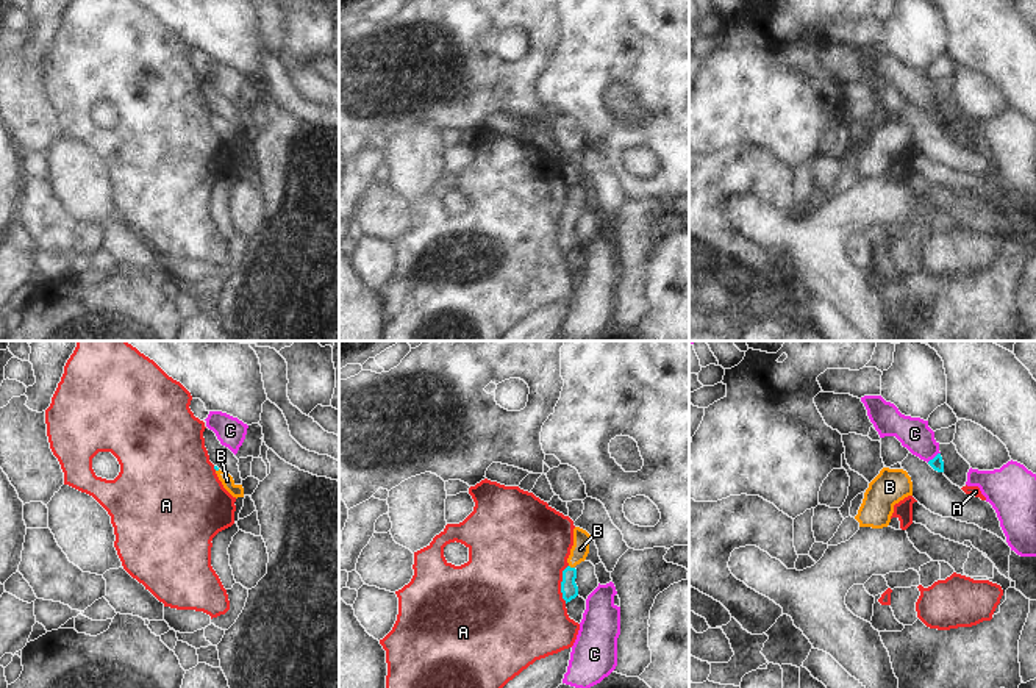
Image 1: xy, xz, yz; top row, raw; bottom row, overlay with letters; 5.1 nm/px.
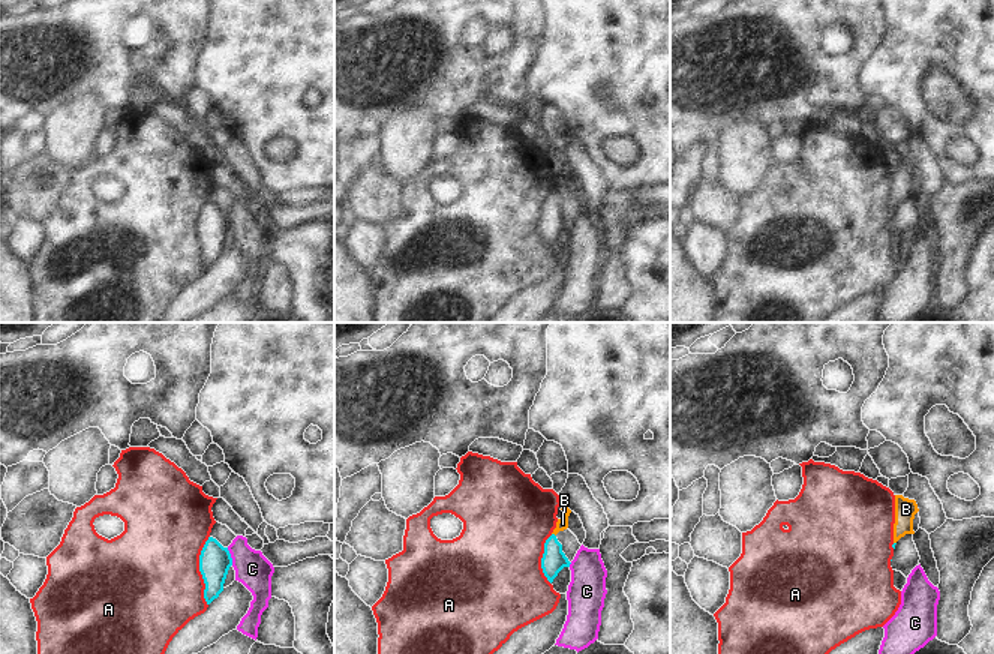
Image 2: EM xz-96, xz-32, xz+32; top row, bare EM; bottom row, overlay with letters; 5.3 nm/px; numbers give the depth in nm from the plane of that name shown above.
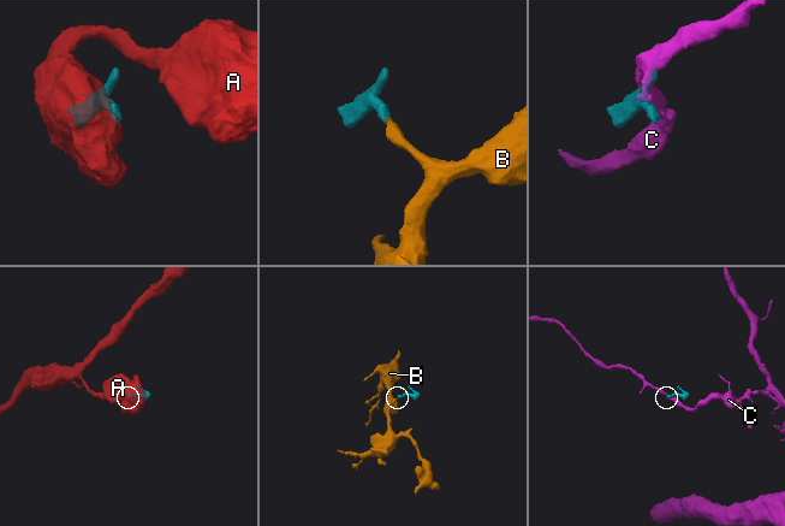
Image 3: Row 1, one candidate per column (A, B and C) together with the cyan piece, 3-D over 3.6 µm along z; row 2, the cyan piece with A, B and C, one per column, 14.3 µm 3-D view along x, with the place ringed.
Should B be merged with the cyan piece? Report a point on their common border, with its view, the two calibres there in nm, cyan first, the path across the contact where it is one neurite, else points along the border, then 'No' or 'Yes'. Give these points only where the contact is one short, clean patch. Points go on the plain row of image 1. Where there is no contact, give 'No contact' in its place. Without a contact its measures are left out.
Touches cyan at xz (572, 218). Thickness 90 nm (cyan) against 90 nm. Path across: xz (569, 238), (572, 218), (572, 210), (580, 199). Yes.

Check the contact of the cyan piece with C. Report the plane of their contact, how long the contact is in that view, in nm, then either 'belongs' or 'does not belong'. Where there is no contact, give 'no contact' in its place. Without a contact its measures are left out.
contact in yz; length 90 nm; does not belong

